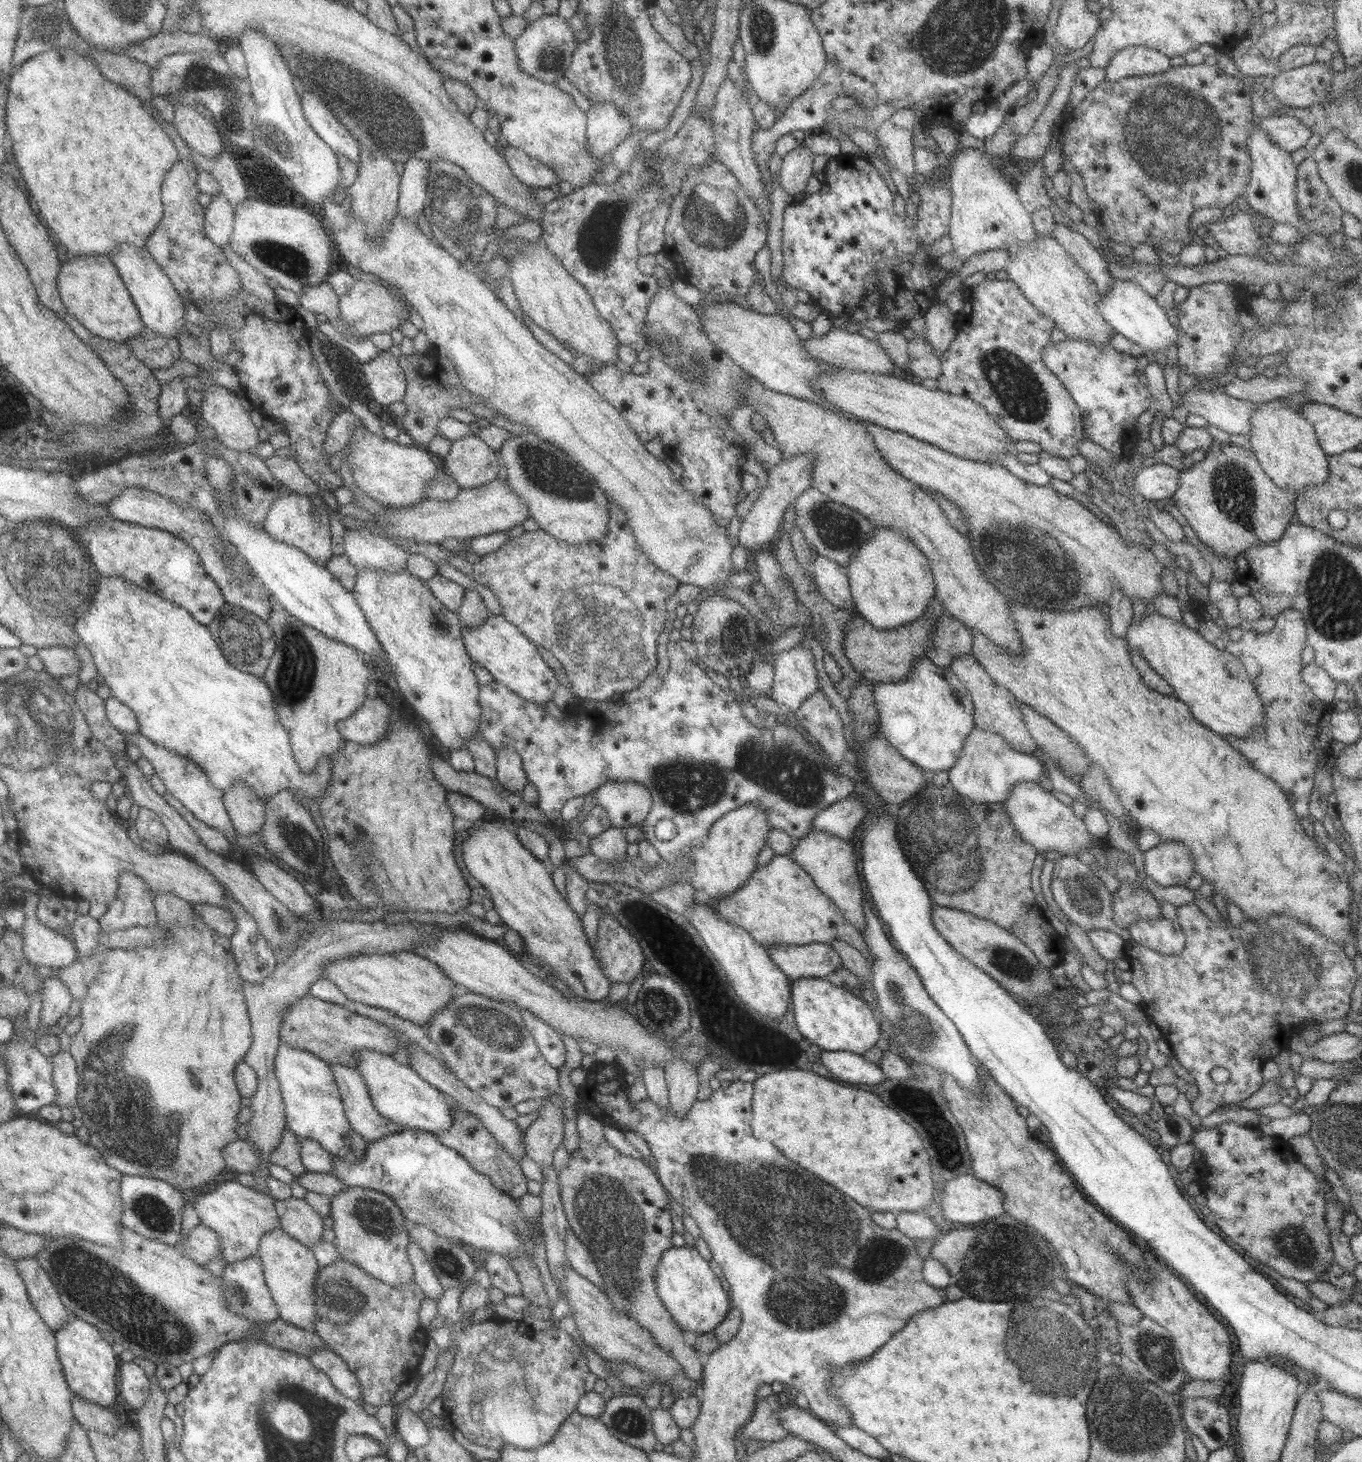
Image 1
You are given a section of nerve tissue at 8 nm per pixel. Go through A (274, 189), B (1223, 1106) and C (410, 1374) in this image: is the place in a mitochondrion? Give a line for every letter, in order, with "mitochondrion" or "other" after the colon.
A: other
B: other
C: other

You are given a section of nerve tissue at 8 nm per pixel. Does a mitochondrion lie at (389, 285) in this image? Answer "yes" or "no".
no

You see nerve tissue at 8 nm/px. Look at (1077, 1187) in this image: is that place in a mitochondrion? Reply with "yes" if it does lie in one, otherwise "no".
no

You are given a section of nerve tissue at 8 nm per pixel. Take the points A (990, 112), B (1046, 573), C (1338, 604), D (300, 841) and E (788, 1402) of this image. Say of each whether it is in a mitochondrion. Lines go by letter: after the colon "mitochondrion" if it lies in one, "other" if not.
A: other
B: mitochondrion
C: mitochondrion
D: mitochondrion
E: other

